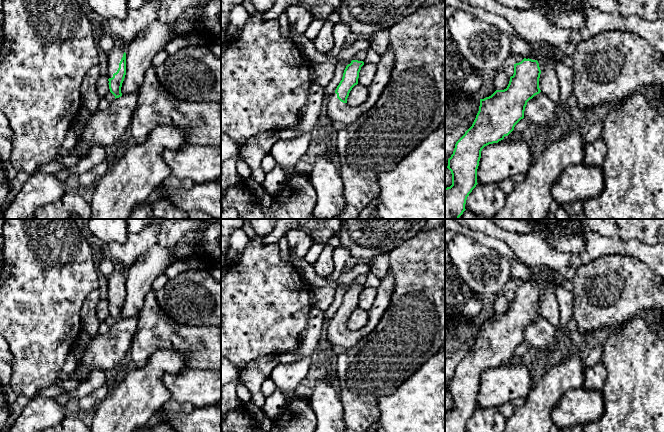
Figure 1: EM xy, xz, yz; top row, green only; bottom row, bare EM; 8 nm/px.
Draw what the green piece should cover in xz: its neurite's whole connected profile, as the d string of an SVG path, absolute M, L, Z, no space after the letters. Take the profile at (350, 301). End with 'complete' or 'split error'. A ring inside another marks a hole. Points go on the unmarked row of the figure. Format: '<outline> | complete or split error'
M390 271L381 280L376 291L376 298L368 311L368 321L359 332L350 331L347 322L352 312L358 308L359 296L363 285L352 284L344 294L342 304L335 316L328 322L326 340L331 346L341 346L349 349L355 346L361 337L369 335L378 325L384 315L394 292L394 278Z | split error

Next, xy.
M117 266L107 280L109 313L116 323L122 320L121 311L126 299L126 277Z | split error

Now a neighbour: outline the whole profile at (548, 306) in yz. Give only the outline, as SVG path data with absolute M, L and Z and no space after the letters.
M445 219L445 229L458 234L469 235L477 242L486 245L506 257L511 266L512 278L522 279L526 283L537 284L541 294L539 312L550 324L557 326L560 322L560 308L556 299L557 282L555 275L545 272L542 268L533 269L521 262L512 250L501 240L472 231L463 227L453 219Z

